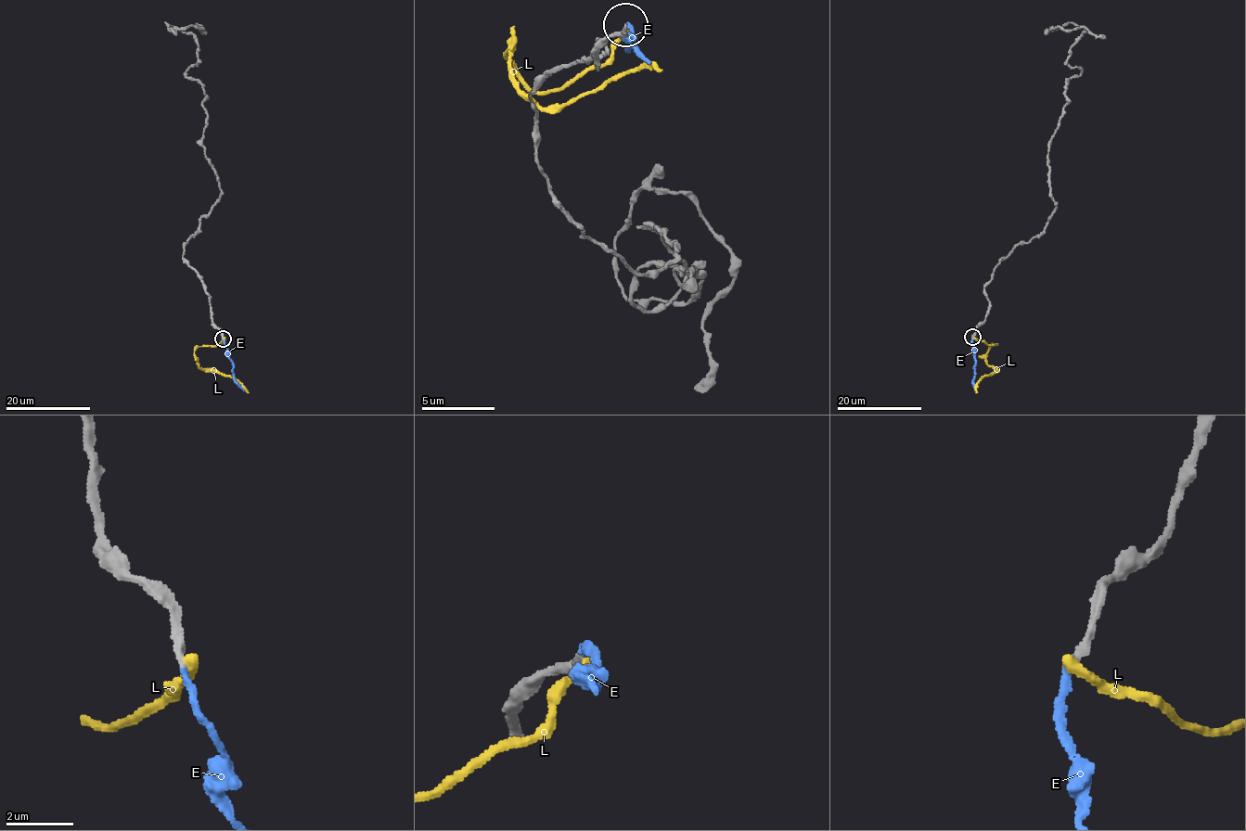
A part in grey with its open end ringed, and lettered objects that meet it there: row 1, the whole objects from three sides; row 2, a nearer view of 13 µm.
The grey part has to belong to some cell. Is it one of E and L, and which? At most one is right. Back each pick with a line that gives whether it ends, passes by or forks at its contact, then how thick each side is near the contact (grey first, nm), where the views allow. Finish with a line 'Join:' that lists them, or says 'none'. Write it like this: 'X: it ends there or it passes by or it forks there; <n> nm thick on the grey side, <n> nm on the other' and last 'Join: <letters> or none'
E: it ends there; 240 nm thick on the grey side, 200 nm on the other
Join: E

